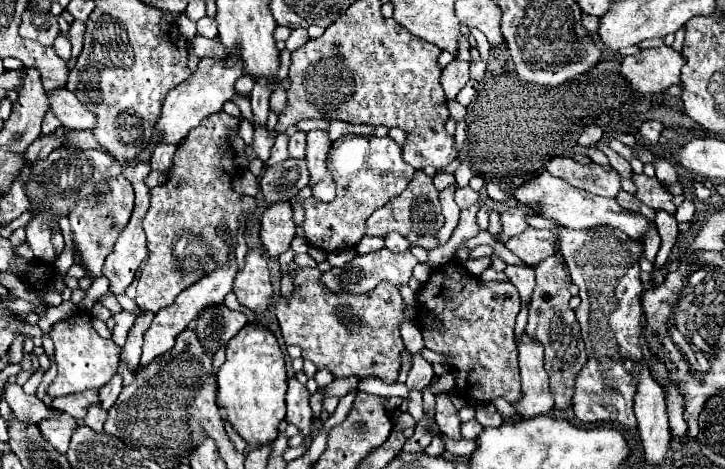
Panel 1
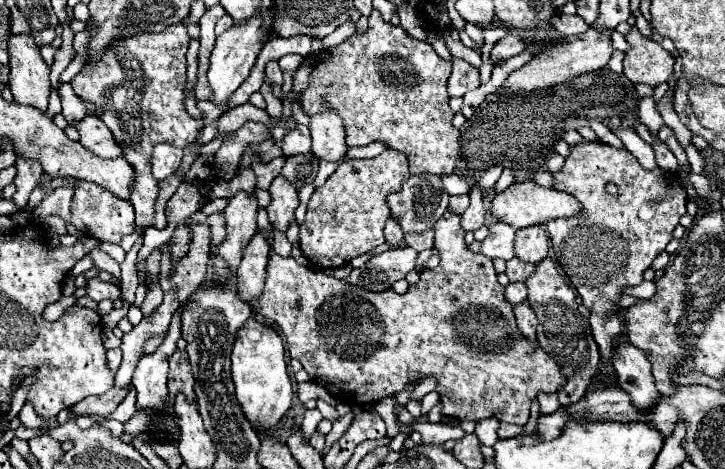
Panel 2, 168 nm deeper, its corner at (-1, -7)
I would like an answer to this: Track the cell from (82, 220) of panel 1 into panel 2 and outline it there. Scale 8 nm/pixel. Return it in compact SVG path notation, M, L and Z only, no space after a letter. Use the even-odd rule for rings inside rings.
M86 181L76 183L76 191L74 191L74 197L72 197L70 211L72 211L72 217L70 217L72 225L78 231L82 231L82 233L86 233L86 235L90 235L90 237L94 237L98 241L120 243L124 235L130 235L136 229L132 203L112 195L110 191L94 185L94 183L86 183Z

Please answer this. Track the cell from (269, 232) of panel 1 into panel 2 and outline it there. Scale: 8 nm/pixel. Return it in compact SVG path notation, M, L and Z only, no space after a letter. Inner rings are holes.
M278 175L270 185L270 195L272 195L272 203L266 211L274 225L274 231L286 231L290 225L290 219L294 217L296 207L300 205L298 191L296 187L292 187L290 181Z

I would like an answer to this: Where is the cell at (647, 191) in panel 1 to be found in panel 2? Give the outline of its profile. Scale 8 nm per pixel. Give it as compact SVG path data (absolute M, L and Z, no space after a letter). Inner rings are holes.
M582 141L578 145L570 147L570 155L564 161L562 171L552 173L554 177L554 189L564 191L572 197L576 197L582 205L580 215L574 219L550 219L546 223L546 233L550 237L554 255L558 263L562 265L564 273L568 275L570 283L582 297L582 303L590 309L590 325L592 325L592 335L600 347L600 355L604 363L610 367L612 365L612 353L616 349L616 343L620 343L622 337L622 313L612 313L614 303L622 297L622 289L630 285L640 285L644 281L644 271L652 265L652 261L664 251L664 247L672 239L672 231L678 225L680 217L686 213L686 189L680 177L672 171L656 169L648 171L640 167L638 159L624 151L616 149L612 145L606 145L602 141ZM606 183L614 183L618 187L618 195L610 195L606 191Z

